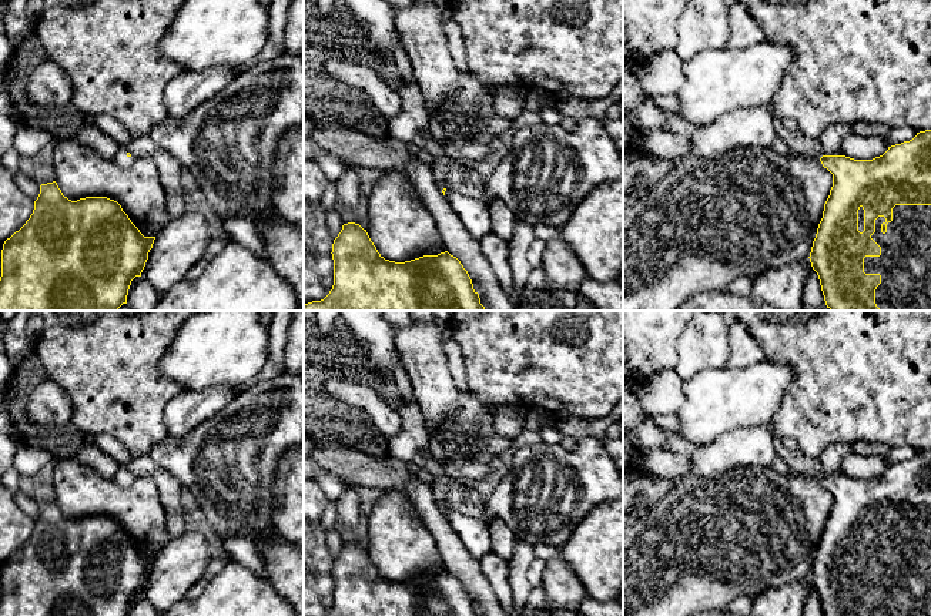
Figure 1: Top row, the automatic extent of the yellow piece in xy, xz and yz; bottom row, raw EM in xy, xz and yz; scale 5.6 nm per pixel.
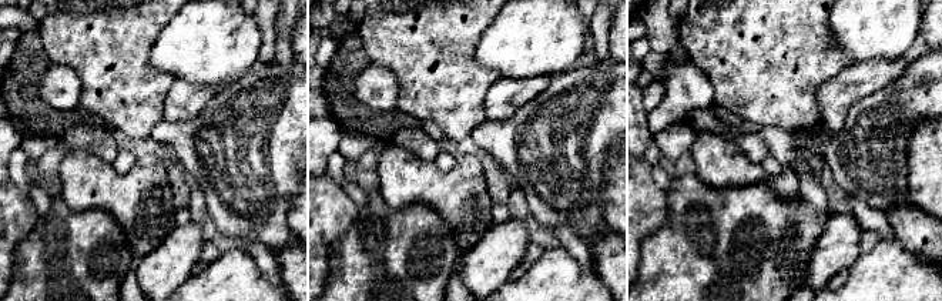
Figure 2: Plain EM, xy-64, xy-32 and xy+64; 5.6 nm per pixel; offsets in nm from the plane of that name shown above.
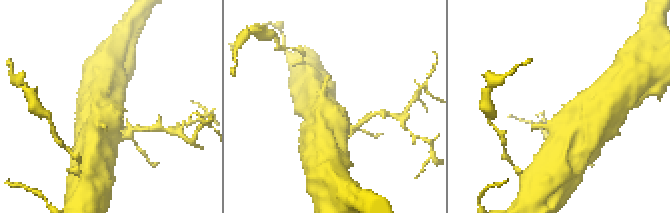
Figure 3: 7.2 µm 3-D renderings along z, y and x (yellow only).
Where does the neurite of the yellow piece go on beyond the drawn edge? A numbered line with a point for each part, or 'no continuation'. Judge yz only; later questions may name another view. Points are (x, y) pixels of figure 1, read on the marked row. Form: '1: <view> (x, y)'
1: yz (904, 264)

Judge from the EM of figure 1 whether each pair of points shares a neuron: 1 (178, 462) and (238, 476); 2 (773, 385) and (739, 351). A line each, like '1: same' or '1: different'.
1: same
2: different

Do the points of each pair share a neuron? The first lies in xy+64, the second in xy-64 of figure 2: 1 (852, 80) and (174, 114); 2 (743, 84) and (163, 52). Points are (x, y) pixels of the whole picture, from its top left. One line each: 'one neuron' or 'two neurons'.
1: one neuron
2: two neurons

